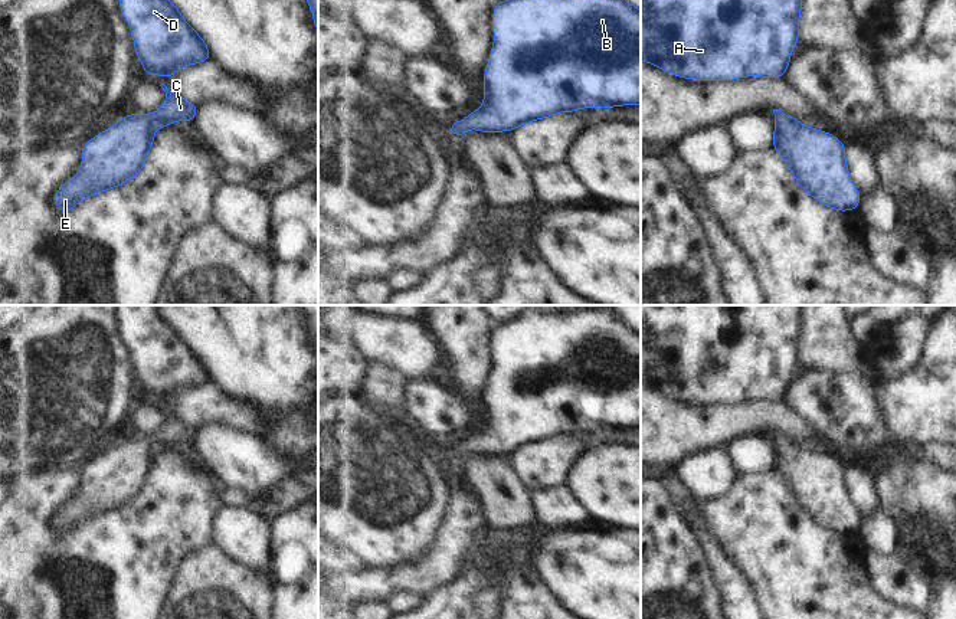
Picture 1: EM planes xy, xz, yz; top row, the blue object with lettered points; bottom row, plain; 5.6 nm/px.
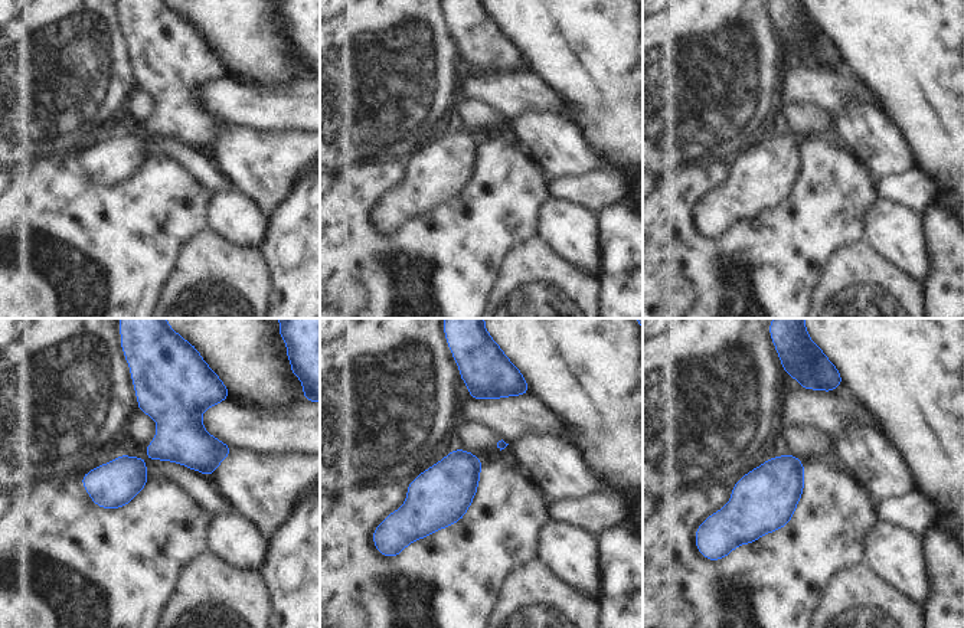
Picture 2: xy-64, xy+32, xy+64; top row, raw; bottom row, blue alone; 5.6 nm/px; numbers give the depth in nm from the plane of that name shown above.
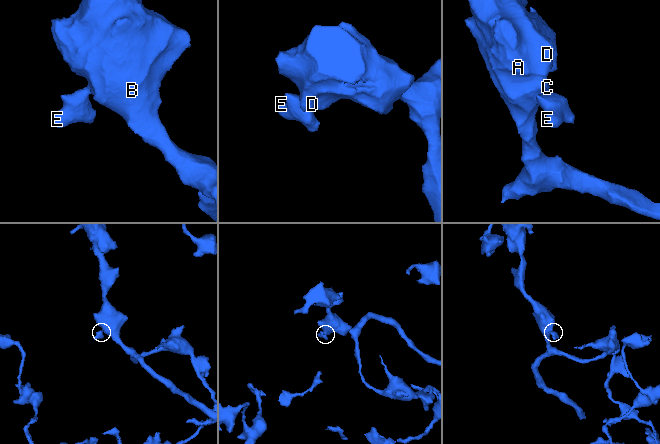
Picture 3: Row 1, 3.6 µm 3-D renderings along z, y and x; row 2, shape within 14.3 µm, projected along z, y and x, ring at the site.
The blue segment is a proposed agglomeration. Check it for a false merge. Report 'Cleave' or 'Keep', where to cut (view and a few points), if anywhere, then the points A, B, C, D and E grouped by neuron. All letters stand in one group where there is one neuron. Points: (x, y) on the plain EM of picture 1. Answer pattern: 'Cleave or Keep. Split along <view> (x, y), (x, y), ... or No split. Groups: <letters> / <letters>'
Keep. No split. Groups: A B C D E.

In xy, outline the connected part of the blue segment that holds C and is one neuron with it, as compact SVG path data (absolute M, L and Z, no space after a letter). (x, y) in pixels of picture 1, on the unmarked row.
M164 406L164 428L148 438L131 436L114 449L91 461L82 469L82 489L53 518L56 530L66 536L81 523L121 508L138 497L147 482L158 449L174 443L194 443L199 428L190 426Z

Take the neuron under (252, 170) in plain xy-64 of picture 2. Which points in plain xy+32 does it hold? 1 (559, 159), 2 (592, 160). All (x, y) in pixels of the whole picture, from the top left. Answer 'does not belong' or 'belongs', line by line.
1: belongs
2: belongs

